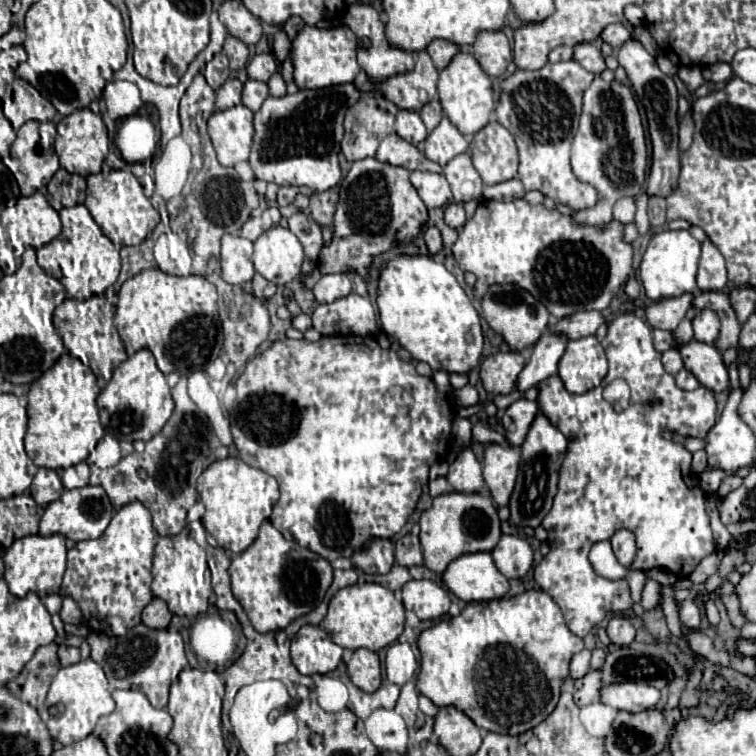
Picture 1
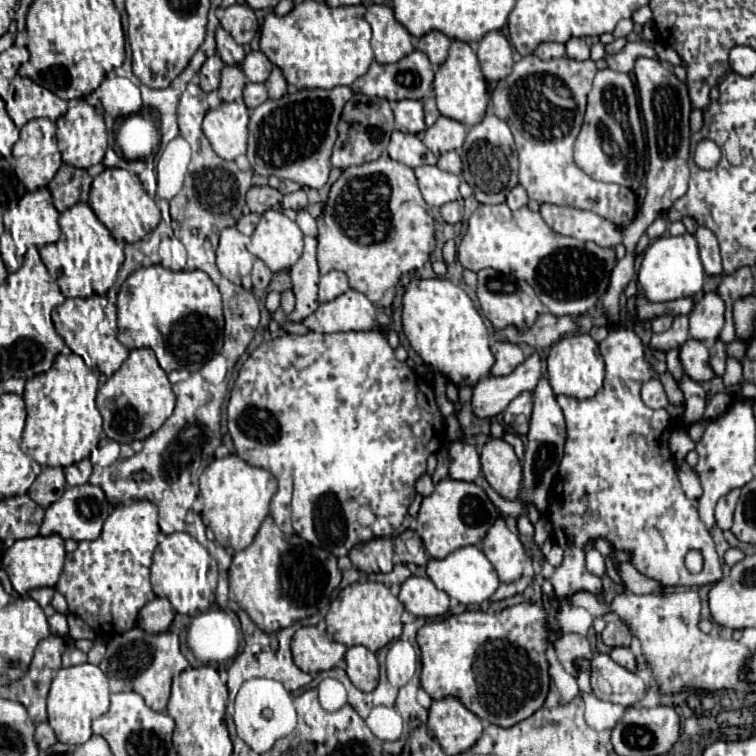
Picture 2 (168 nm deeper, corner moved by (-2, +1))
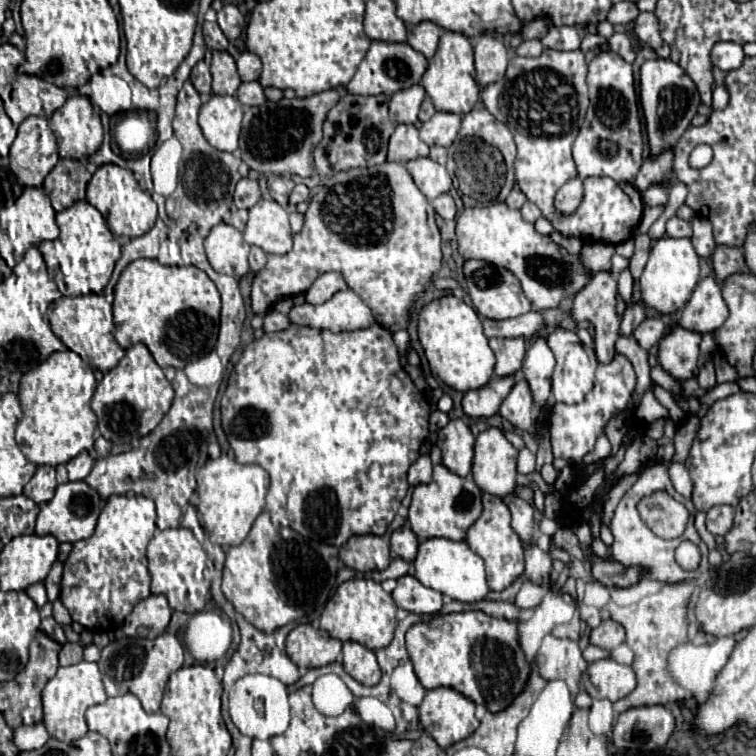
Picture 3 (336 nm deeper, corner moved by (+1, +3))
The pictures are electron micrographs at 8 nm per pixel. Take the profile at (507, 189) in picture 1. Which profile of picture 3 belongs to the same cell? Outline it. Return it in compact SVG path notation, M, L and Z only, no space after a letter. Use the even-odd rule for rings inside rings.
M514 187L512 193L506 197L506 205L508 205L510 209L520 209L520 207L524 205L524 201L526 201L526 197L524 197L524 193L522 193L518 187Z

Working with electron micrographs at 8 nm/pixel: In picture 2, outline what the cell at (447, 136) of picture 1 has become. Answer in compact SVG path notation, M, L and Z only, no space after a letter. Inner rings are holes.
M439 117L433 127L425 129L423 143L437 157L441 157L447 151L459 151L461 145L465 143L465 133L467 133L467 127L461 125L459 121L453 121L449 117Z

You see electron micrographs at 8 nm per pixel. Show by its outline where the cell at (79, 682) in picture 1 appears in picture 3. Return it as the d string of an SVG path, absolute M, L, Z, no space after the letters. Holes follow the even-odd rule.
M80 661L76 665L60 667L58 673L46 683L42 691L42 703L44 703L44 725L48 729L48 735L58 741L76 741L82 739L88 733L88 725L84 719L84 713L90 705L98 705L106 701L106 691L102 685L102 675L96 663Z

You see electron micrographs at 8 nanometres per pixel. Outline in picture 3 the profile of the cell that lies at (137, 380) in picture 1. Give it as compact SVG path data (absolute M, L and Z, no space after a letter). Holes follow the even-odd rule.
M138 343L126 349L124 359L110 369L104 379L98 383L92 395L92 411L98 417L98 431L104 439L112 443L126 443L134 437L144 437L156 429L160 419L170 409L174 399L174 389L170 381L164 377L164 371L158 367L148 347Z

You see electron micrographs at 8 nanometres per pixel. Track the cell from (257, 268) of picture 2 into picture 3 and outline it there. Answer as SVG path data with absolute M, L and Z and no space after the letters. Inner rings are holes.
M260 247L250 249L250 271L256 273L266 265L266 253Z

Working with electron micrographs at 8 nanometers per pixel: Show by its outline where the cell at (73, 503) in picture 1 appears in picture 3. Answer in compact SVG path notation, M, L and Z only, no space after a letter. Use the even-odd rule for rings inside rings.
M84 481L58 485L56 495L40 507L40 513L38 513L38 519L36 519L36 535L54 535L58 541L76 543L76 541L86 539L94 533L96 519L98 519L102 509L104 509L104 501Z

